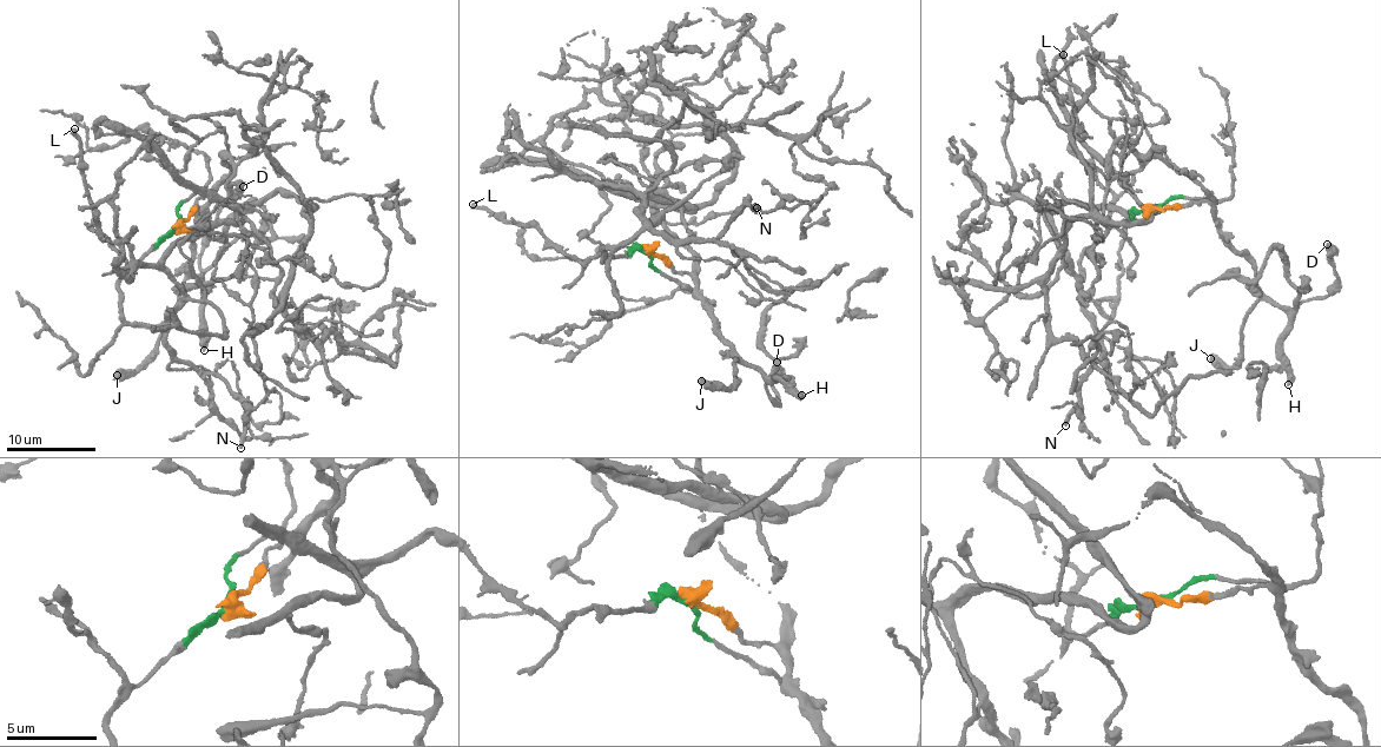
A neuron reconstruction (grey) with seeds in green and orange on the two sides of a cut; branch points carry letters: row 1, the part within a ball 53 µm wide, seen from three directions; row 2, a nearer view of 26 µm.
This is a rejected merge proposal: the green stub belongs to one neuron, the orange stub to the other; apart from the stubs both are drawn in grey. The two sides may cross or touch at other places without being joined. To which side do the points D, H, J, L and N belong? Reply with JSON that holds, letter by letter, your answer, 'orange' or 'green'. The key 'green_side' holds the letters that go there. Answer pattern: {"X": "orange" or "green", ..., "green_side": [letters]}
{"D": "orange", "H": "orange", "J": "orange", "L": "green", "N": "green", "green_side": ["L", "N"]}

